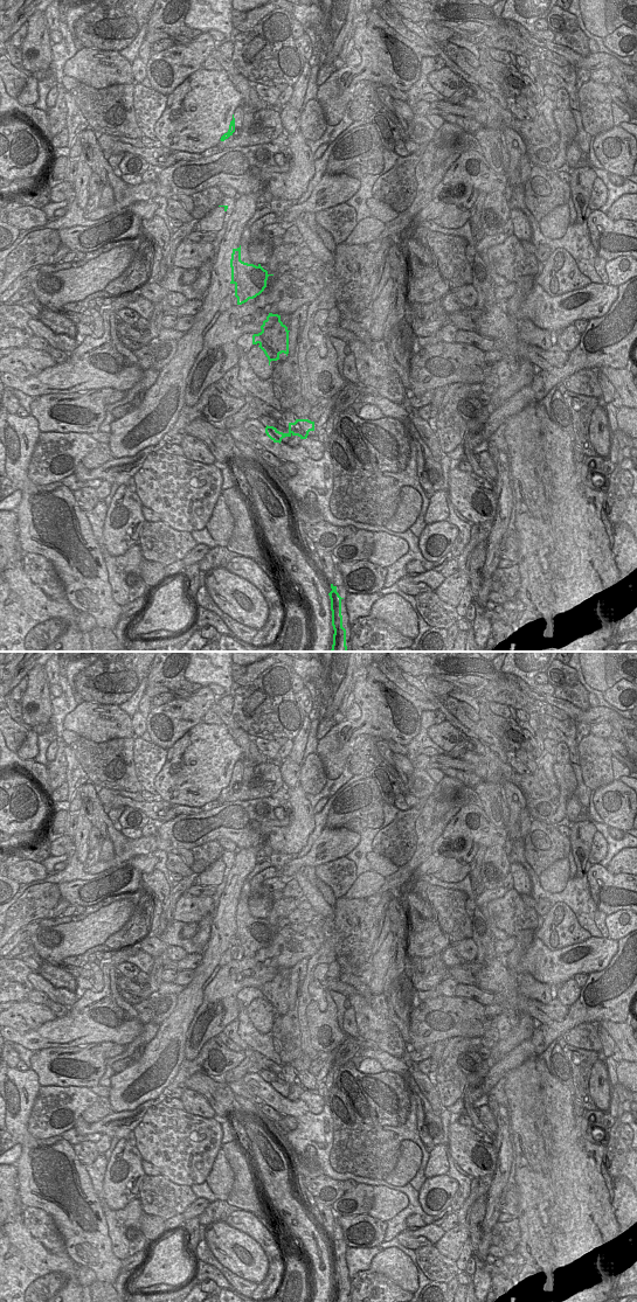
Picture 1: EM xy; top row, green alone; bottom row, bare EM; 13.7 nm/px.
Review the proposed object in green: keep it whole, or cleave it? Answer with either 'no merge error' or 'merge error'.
merge error

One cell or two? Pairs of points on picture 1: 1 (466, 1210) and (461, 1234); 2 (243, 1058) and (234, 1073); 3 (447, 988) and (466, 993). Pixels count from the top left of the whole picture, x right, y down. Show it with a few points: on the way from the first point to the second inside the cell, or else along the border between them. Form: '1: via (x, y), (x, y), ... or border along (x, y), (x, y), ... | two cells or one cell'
1: via (464, 1216), (463, 1229) | one cell
2: via (242, 1062), (237, 1070) | one cell
3: via (451, 988), (462, 991) | one cell

